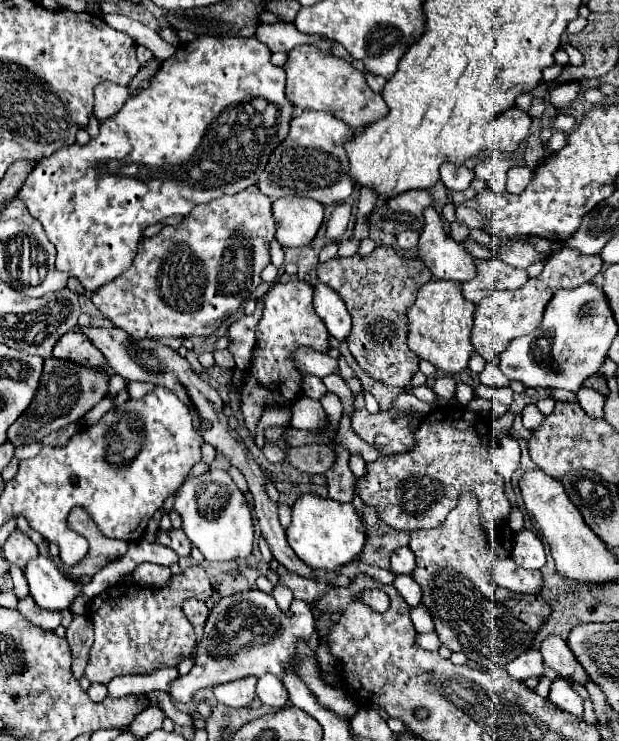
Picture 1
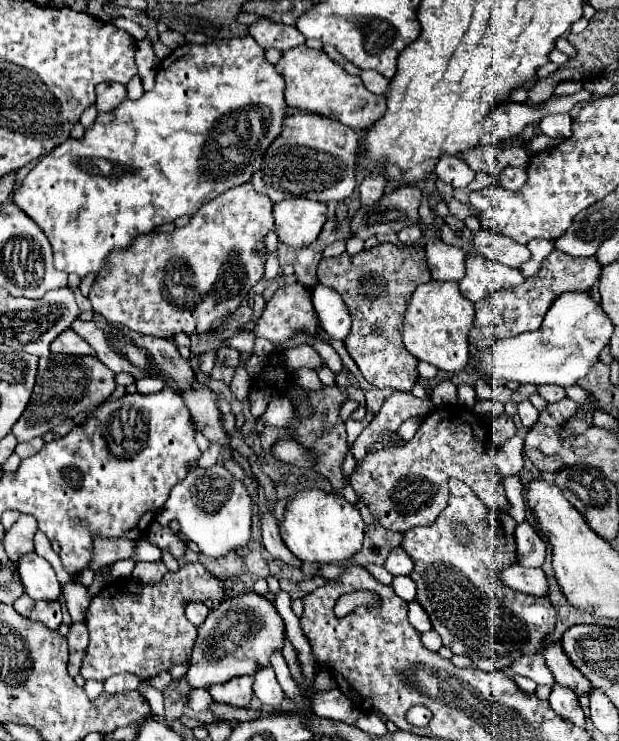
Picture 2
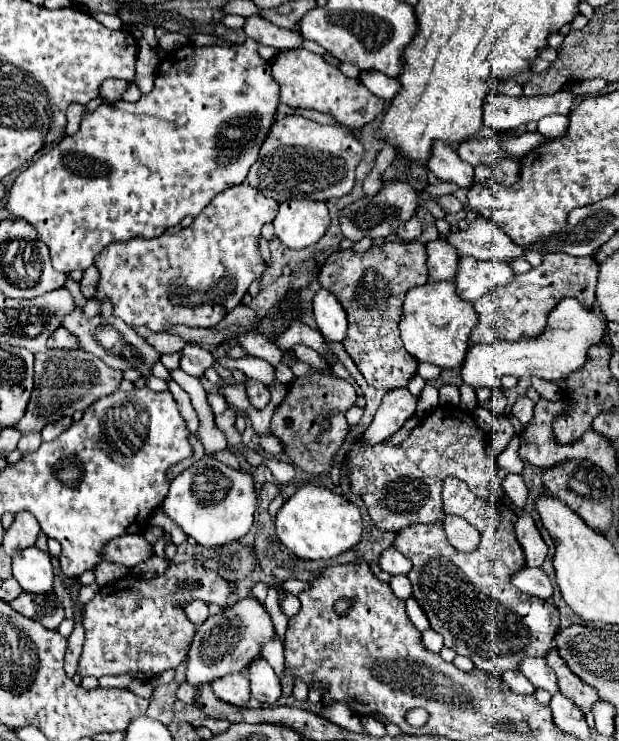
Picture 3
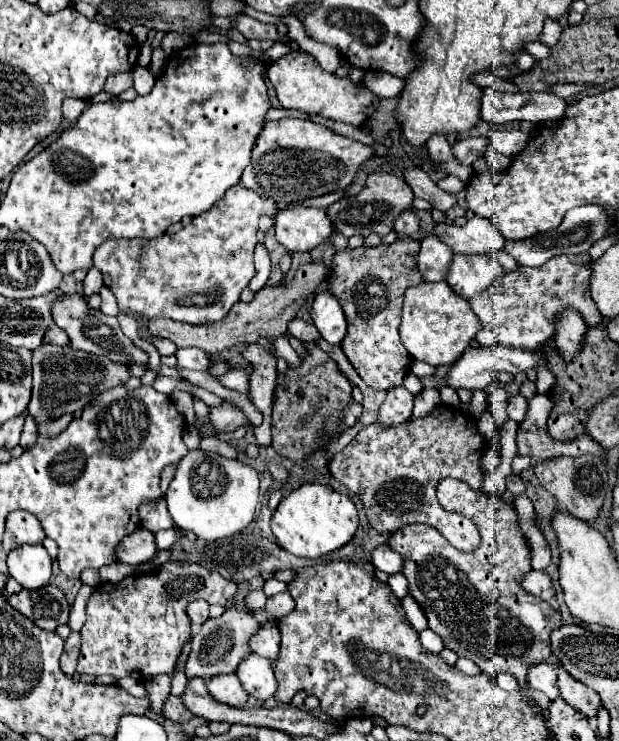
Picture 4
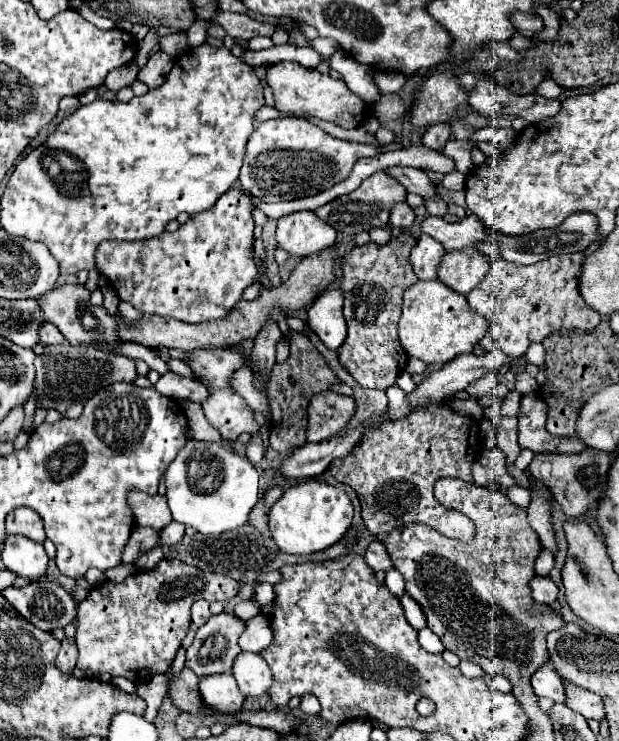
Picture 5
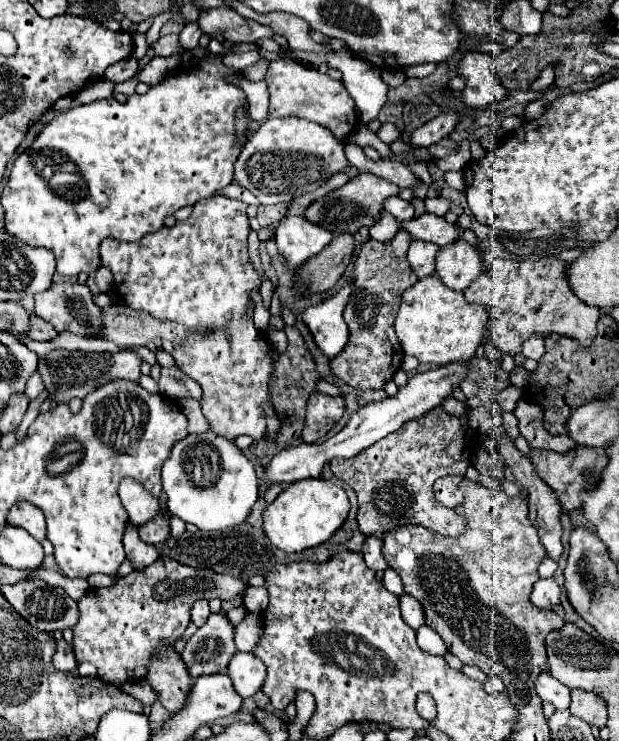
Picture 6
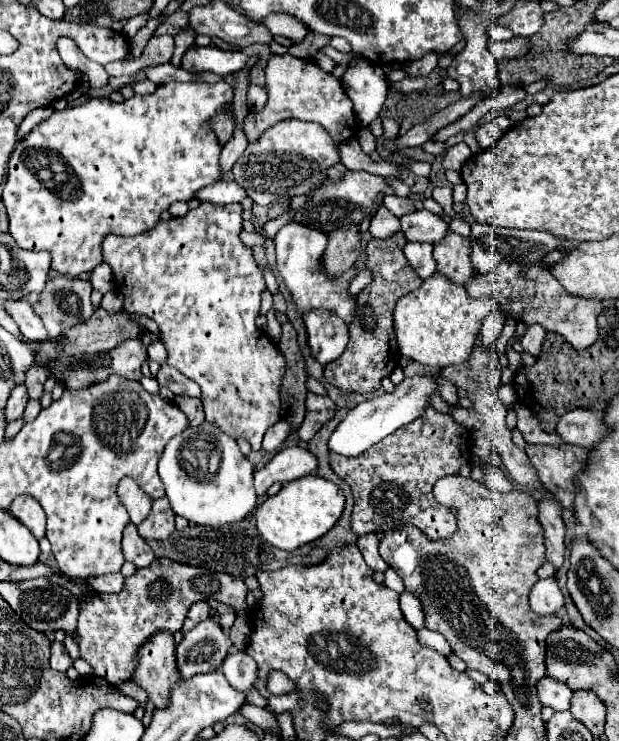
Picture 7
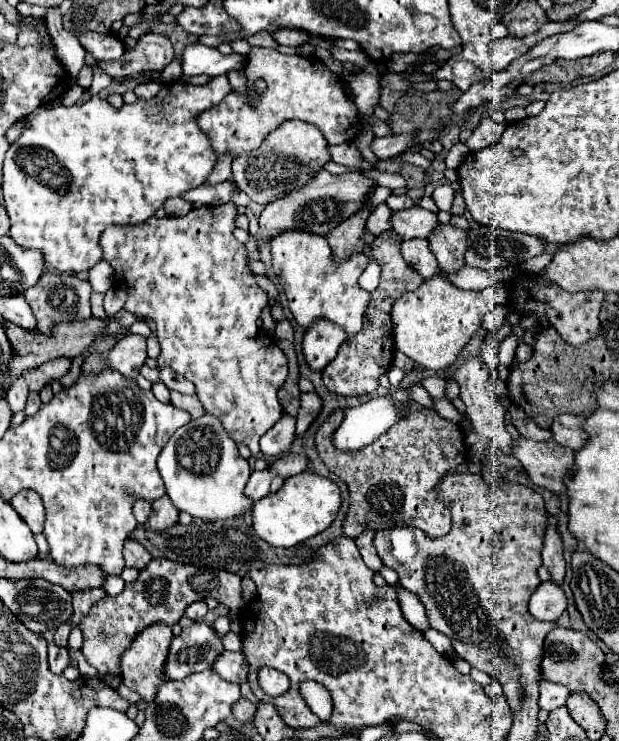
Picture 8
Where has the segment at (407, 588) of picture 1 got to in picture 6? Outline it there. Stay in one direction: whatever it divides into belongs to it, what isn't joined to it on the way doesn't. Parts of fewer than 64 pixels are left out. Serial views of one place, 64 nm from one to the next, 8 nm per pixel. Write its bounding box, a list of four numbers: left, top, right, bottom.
[384,568,404,596]

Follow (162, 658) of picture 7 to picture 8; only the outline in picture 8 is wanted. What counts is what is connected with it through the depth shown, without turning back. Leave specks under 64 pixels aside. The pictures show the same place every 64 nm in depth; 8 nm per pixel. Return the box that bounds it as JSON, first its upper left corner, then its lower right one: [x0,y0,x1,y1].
[120,624,172,700]

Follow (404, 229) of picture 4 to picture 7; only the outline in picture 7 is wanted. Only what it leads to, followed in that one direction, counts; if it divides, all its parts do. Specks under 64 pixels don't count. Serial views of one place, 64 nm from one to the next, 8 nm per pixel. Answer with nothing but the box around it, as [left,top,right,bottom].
[384,194,414,218]

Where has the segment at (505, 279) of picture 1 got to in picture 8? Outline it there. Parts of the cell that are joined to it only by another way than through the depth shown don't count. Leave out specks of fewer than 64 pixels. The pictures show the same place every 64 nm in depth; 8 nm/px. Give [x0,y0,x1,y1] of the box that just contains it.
[428,224,466,272]

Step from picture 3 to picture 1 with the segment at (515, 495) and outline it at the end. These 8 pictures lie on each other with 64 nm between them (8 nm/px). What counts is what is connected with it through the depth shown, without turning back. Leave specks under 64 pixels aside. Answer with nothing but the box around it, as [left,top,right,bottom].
[508,504,524,532]

